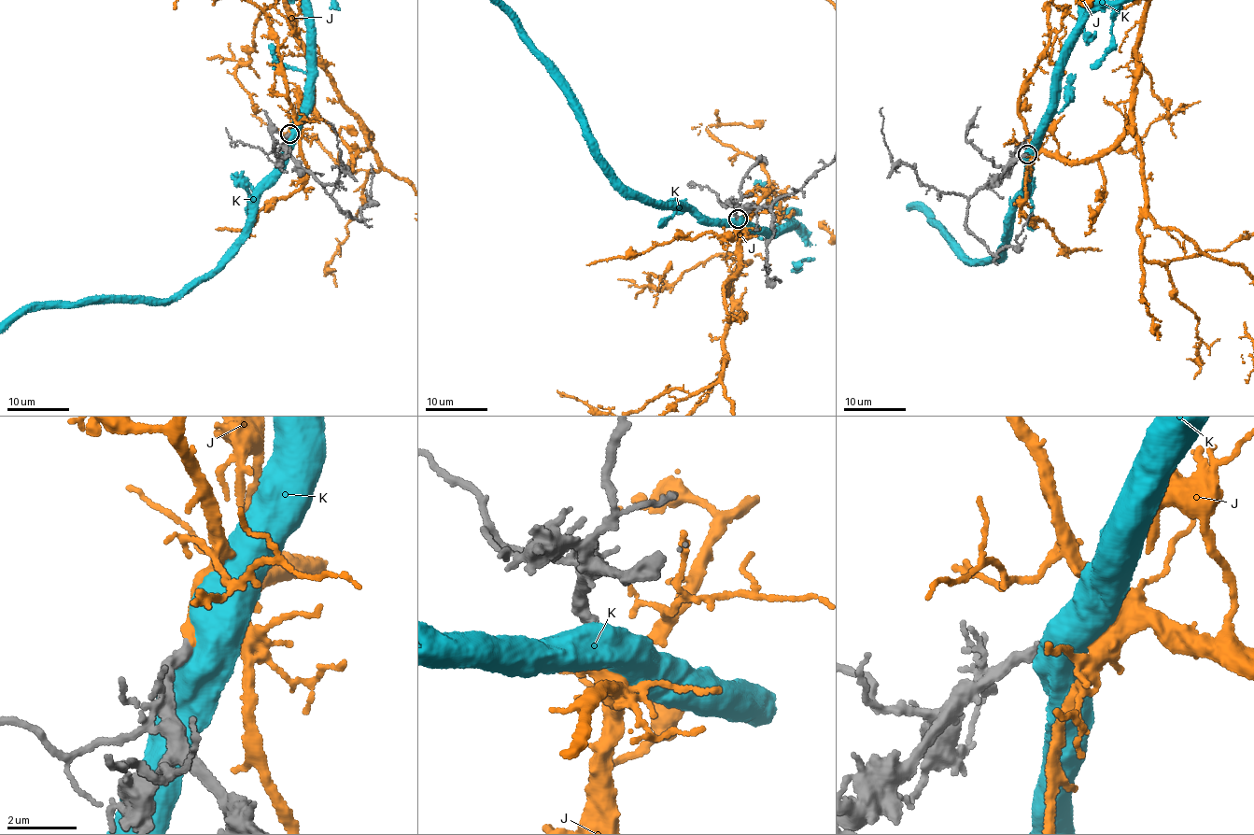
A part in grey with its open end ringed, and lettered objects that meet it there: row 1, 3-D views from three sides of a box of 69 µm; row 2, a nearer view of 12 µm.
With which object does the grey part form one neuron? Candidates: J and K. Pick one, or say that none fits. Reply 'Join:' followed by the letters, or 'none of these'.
Join: J

